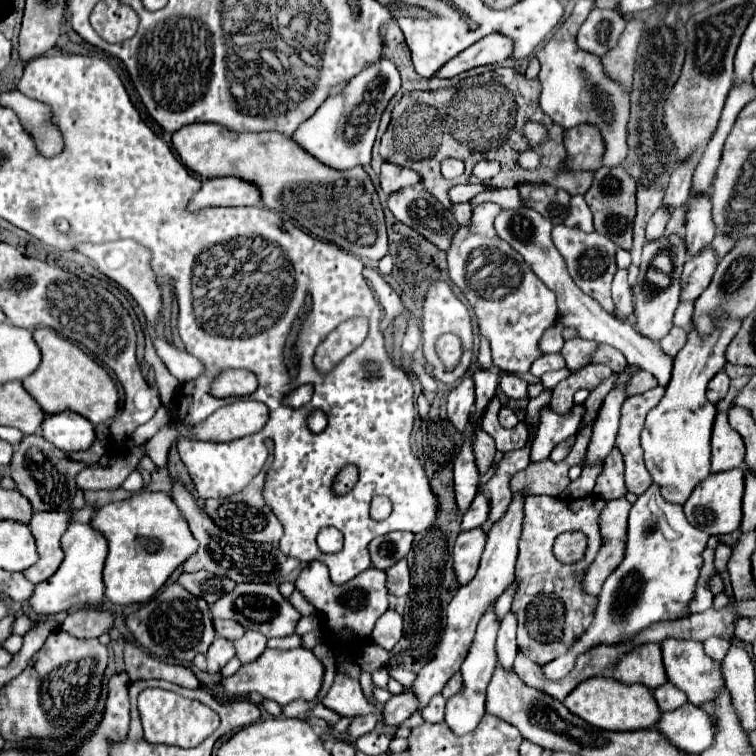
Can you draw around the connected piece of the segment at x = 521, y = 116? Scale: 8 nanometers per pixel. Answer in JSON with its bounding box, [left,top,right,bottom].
[380,67,592,209]

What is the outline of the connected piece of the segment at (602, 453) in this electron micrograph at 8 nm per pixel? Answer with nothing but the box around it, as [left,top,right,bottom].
[584,365,642,465]

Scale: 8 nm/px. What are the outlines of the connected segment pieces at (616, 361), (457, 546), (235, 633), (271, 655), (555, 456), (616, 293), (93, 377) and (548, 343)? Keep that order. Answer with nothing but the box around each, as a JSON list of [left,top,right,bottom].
[[592,345,626,371],[452,527,486,585],[212,617,244,641],[224,647,324,705],[550,437,576,463],[612,269,634,319],[22,327,118,425],[540,321,564,353]]

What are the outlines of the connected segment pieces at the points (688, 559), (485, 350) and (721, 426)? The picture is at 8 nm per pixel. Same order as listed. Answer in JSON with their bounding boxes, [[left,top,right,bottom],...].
[[542,483,708,681],[478,337,492,365],[712,413,746,473]]

